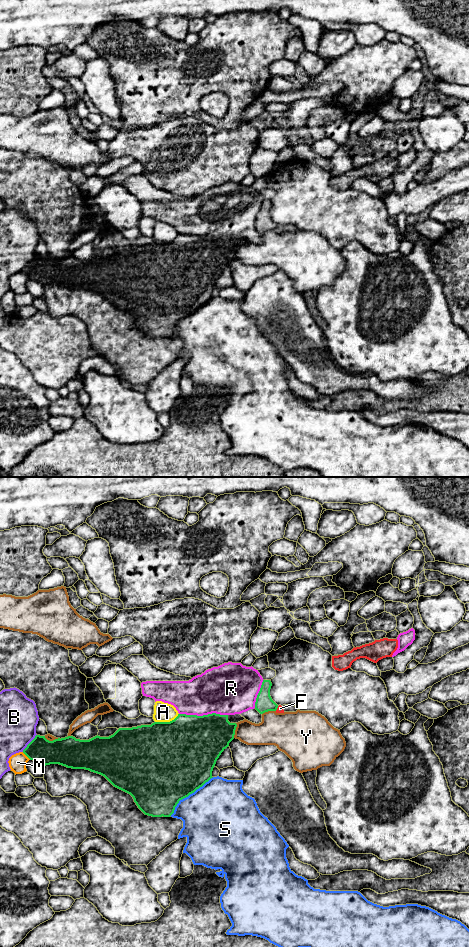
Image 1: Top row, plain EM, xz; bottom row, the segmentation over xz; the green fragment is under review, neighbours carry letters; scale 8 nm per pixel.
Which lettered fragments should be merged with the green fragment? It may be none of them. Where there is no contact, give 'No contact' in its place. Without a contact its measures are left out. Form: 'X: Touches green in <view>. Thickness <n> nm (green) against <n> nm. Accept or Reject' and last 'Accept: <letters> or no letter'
A: Touches green in xz. Thickness 500 nm (green) against 160 nm. Reject
B: Touches green in xz. Thickness 200 nm (green) against 300 nm. Reject
F: Touches green in xz. Thickness 140 nm (green) against 50 nm. Accept
M: Touches green in xz. Thickness 200 nm (green) against 140 nm. Reject
R: Touches green in xz. Thickness 460 nm (green) against 380 nm. Reject
S: Touches green in xz. Thickness 500 nm (green) against 480 nm. Reject
Y: Touches green in xz. Thickness 360 nm (green) against 190 nm. Reject
Accept: F

